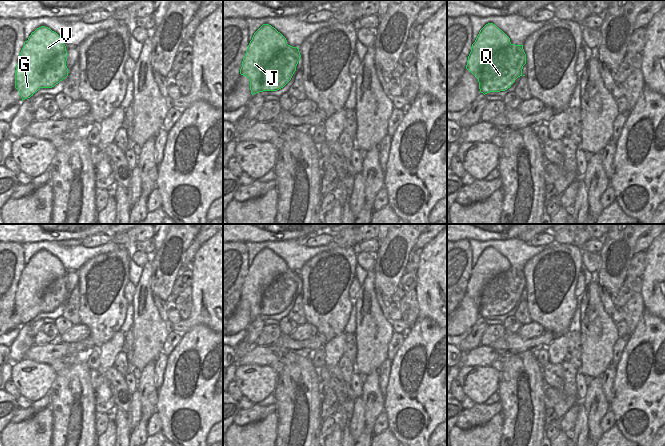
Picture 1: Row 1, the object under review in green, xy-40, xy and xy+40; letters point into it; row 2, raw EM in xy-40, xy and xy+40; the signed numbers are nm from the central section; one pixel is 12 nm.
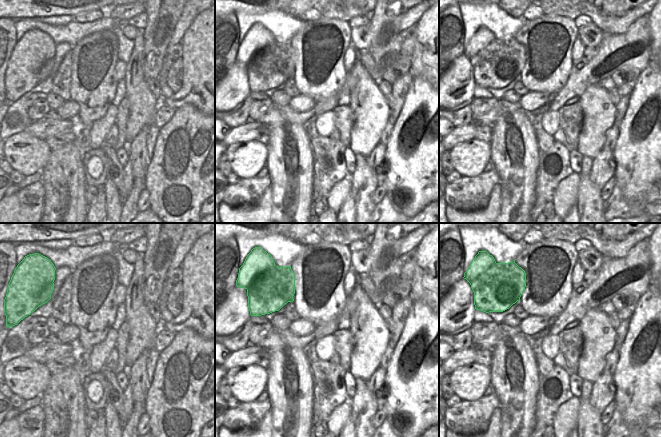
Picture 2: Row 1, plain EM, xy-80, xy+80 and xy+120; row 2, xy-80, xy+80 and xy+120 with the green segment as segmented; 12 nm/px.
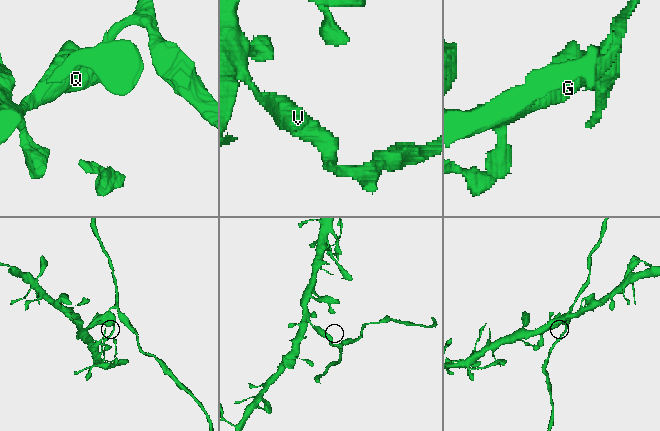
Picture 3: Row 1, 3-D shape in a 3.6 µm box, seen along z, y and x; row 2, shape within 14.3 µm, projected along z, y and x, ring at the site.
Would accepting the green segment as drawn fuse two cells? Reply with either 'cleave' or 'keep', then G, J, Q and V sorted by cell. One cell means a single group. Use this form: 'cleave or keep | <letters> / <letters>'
cleave | G J V / Q

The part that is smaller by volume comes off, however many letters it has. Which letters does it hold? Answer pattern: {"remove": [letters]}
{"remove": ["Q"]}

